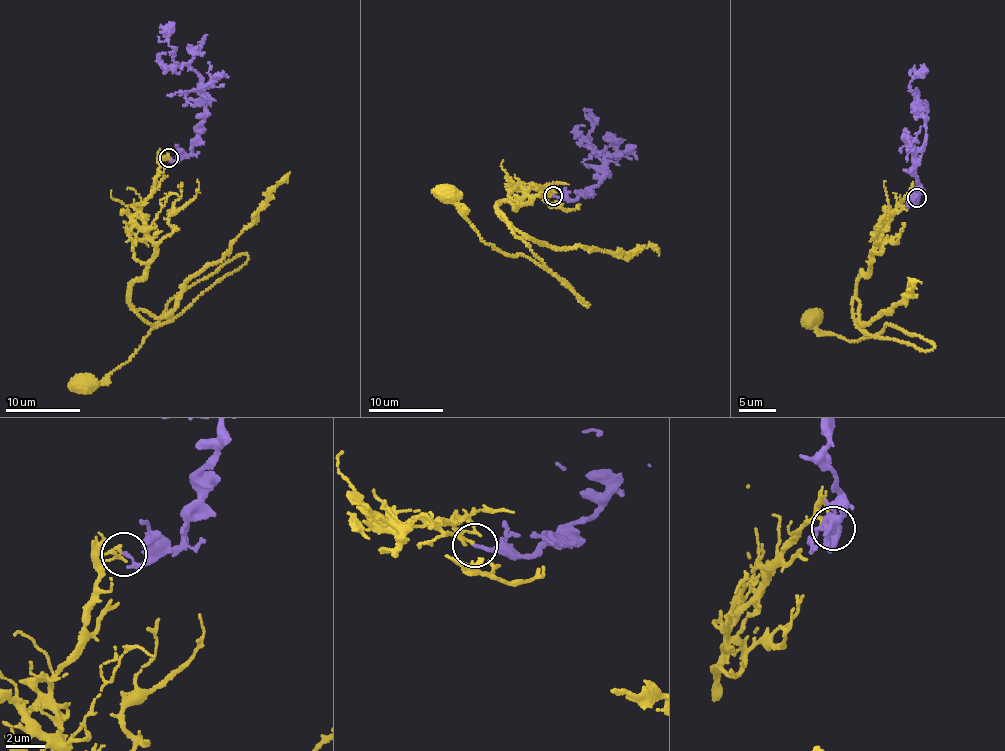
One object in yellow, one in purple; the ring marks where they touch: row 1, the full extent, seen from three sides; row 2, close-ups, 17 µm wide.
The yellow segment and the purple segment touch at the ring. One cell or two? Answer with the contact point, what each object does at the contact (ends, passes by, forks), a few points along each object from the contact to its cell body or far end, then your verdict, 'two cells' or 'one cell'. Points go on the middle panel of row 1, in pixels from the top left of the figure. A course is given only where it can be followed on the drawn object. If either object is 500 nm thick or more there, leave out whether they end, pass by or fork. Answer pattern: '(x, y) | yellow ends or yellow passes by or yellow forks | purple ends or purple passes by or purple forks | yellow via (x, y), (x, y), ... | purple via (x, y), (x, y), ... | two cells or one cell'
(553, 196) | yellow ends | purple ends | yellow via (553, 195), (530, 185), (530, 200), (496, 210), (588, 306), (567, 281), (480, 237), (431, 189) | purple via (553, 195), (576, 200), (600, 181), (604, 172), (609, 173), (589, 135), (595, 124), (591, 117), (596, 123) | two cells

